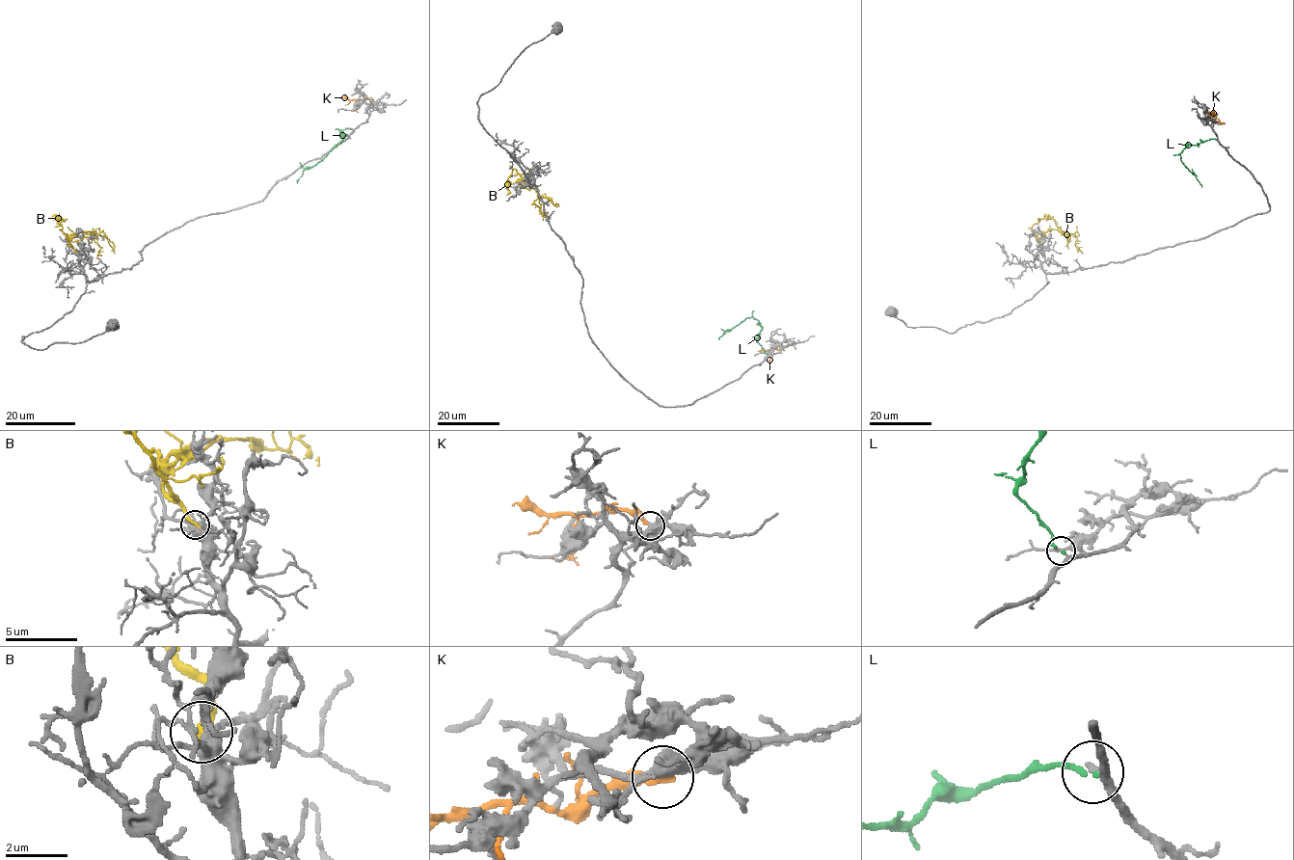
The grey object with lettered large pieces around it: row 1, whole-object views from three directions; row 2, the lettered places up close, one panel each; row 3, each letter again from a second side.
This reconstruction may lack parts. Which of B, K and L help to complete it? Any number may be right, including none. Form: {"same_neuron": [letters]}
{"same_neuron": ["B"]}

